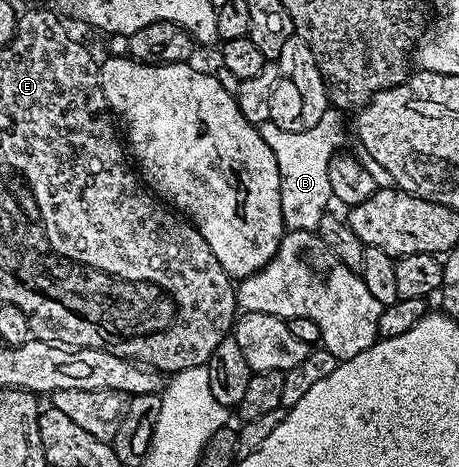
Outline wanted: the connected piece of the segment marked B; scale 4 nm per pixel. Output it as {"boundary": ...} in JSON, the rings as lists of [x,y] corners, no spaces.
{"boundary":[[[329,106],[322,114],[318,126],[305,132],[282,130],[282,126],[271,122],[259,125],[266,146],[270,146],[274,154],[274,162],[278,162],[285,229],[293,232],[316,232],[322,218],[329,211],[328,200],[333,199],[330,190],[330,162],[334,155],[332,132],[339,130],[340,116],[341,109]]]}

